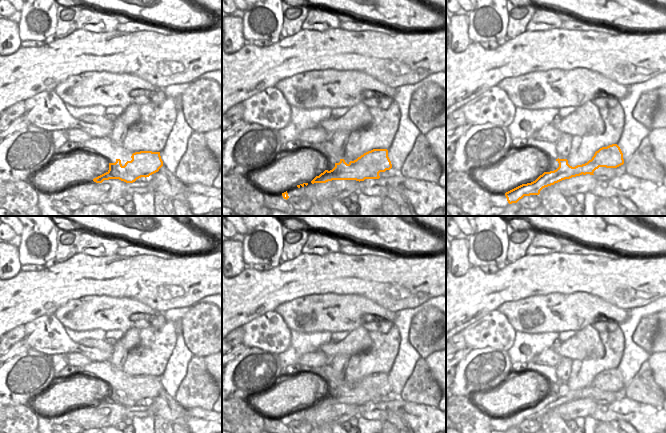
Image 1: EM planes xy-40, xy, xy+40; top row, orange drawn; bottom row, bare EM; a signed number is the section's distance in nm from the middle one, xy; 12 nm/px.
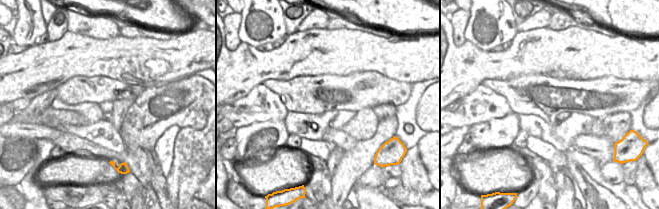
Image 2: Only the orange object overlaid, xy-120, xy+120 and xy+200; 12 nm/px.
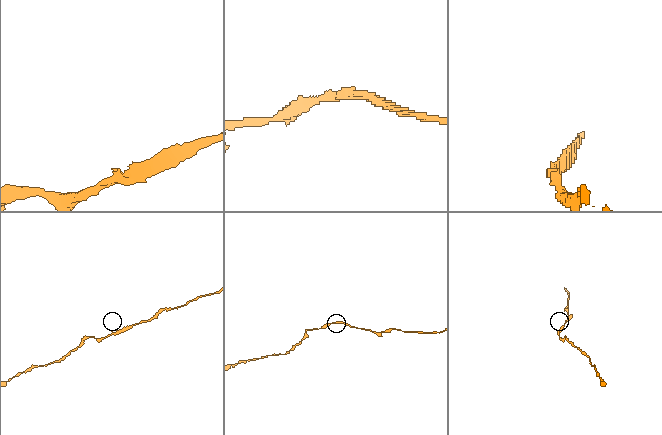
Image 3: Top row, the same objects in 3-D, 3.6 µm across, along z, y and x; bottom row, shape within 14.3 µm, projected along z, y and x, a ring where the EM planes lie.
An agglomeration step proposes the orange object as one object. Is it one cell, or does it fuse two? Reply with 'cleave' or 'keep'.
cleave

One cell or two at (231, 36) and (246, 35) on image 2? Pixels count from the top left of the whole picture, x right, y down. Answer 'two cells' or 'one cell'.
two cells

